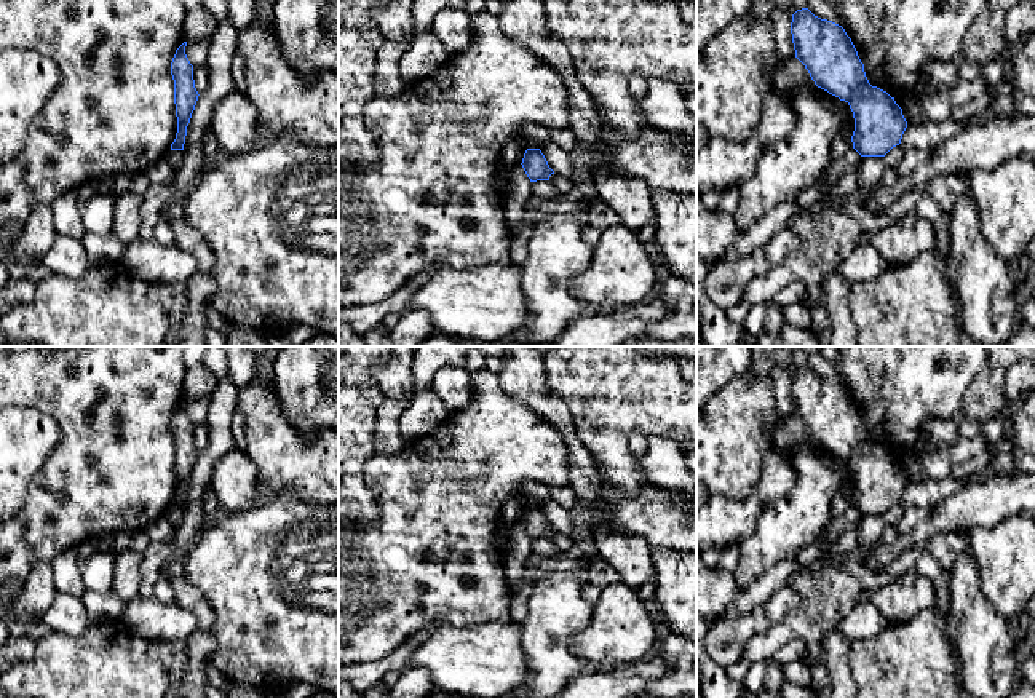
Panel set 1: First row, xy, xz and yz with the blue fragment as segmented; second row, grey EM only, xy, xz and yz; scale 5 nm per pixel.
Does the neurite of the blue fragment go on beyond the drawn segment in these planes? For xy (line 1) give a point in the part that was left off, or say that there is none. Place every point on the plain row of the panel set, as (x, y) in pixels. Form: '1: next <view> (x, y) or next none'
1: next none

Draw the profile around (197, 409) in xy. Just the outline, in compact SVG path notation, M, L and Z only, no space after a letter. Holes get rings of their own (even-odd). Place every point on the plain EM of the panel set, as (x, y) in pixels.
M209 396L187 401L185 412L193 426L206 423L208 404L209 404Z

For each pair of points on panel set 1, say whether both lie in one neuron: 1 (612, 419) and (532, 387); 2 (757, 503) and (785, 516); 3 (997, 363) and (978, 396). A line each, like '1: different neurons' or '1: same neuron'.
1: different neurons
2: different neurons
3: same neuron

